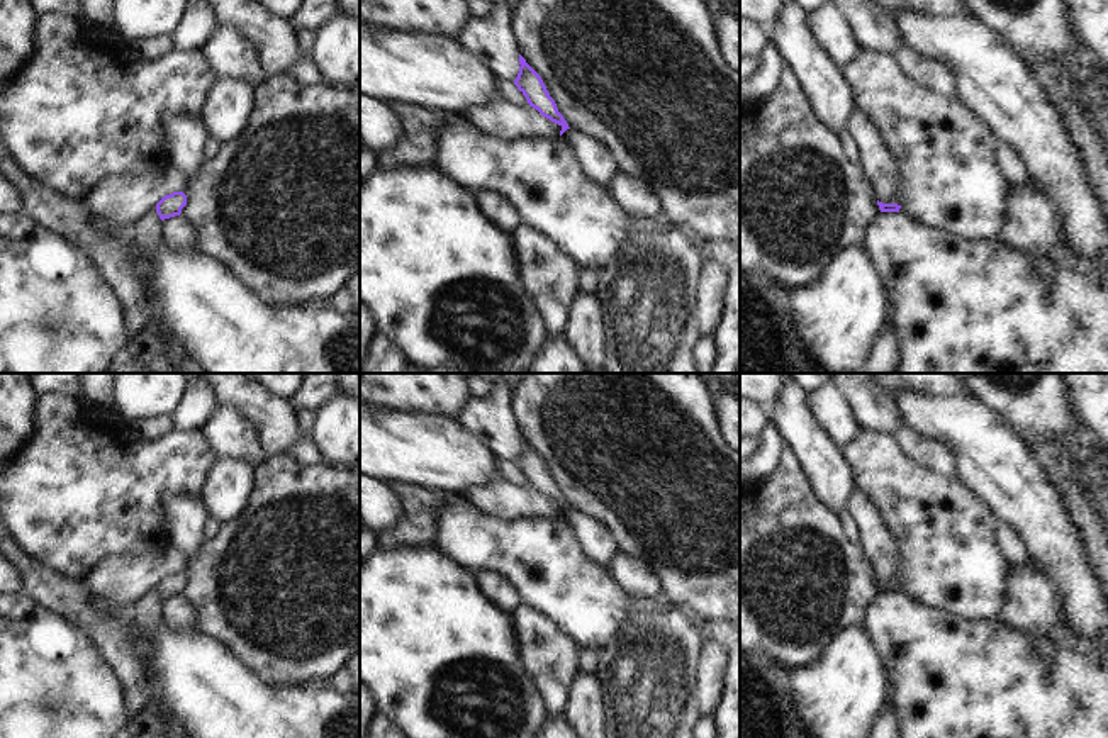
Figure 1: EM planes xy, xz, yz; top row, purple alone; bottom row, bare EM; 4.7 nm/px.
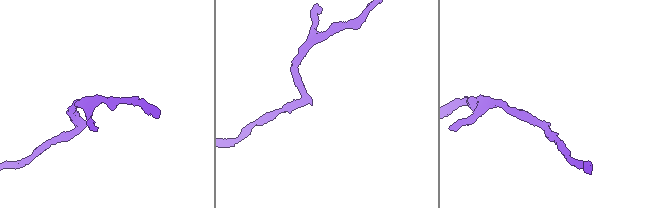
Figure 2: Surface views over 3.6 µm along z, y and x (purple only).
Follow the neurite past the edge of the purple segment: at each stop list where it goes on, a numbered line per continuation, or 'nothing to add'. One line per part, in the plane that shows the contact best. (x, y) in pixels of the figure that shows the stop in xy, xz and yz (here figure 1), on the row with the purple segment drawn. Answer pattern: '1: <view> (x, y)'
nothing to add

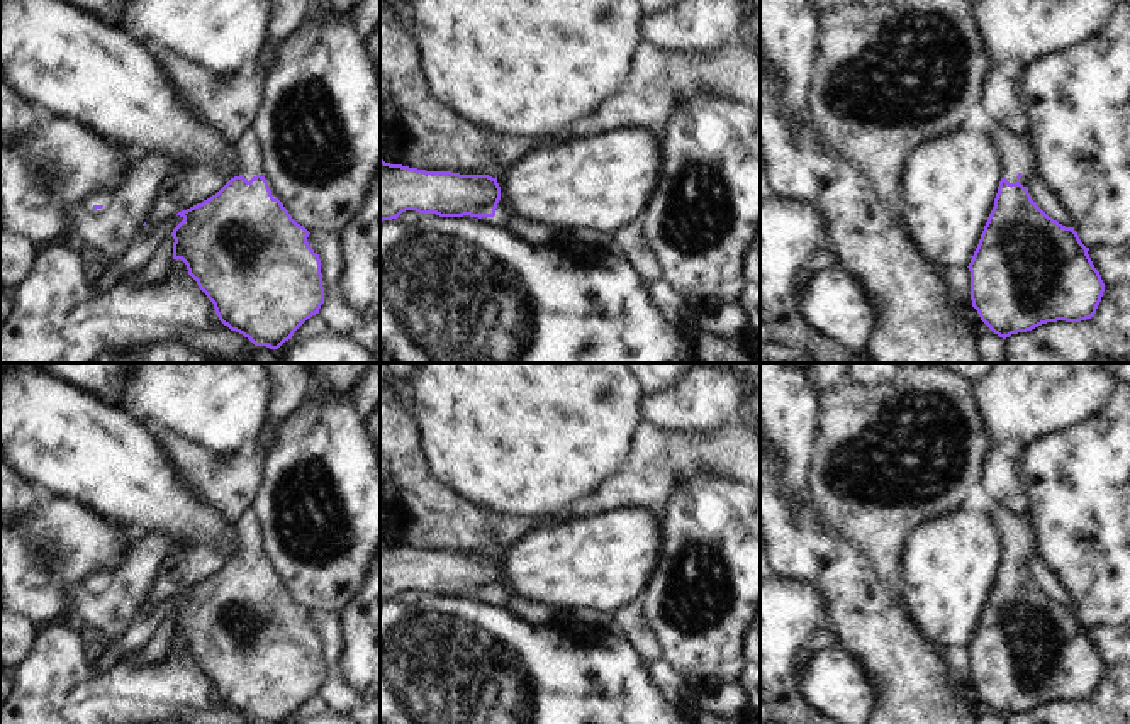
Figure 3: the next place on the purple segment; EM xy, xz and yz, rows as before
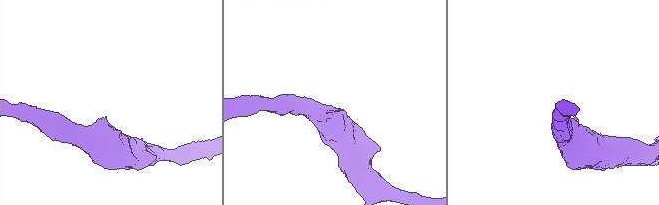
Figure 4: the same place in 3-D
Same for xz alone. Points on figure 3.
nothing to add

